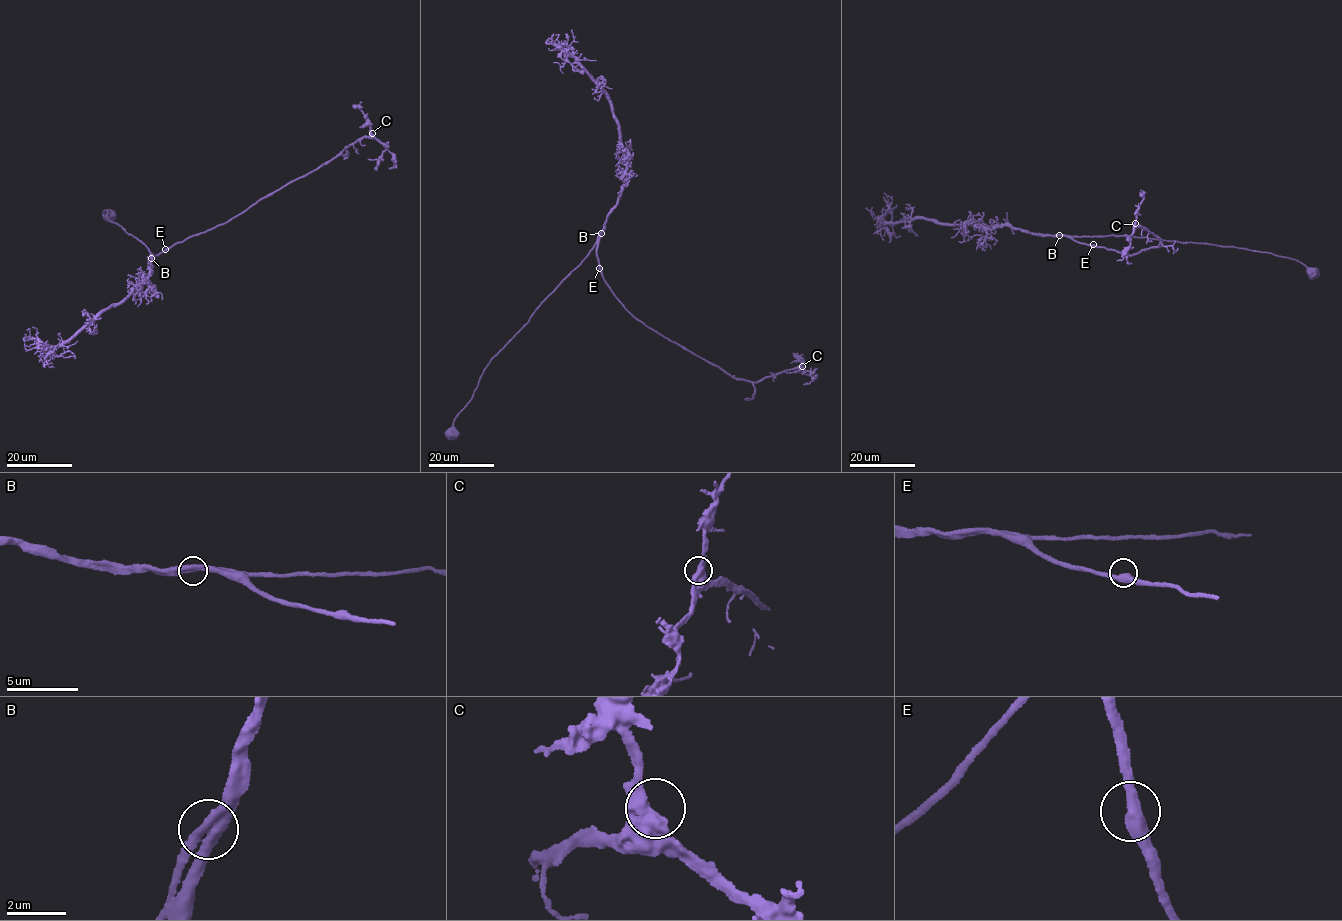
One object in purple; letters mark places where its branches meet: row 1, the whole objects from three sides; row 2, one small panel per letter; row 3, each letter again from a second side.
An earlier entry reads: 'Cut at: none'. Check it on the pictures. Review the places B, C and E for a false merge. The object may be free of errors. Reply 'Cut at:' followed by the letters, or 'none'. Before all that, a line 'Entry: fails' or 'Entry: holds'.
Entry: holds
Cut at: none

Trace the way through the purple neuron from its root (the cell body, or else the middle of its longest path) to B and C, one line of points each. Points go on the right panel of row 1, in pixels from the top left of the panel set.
B: (1092, 246), (1060, 235)
C: (1092, 246), (1131, 256), (1160, 245), (1158, 237), (1135, 223)

